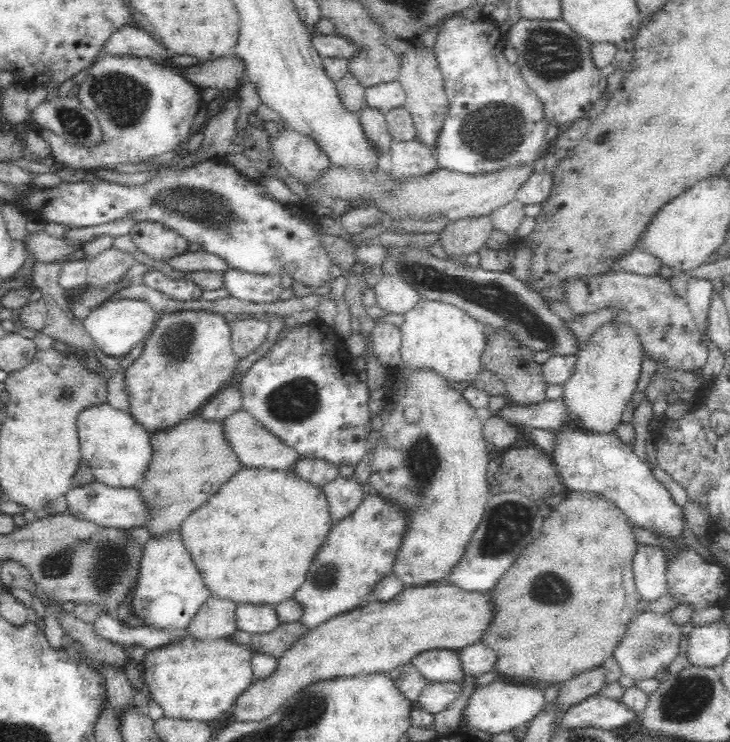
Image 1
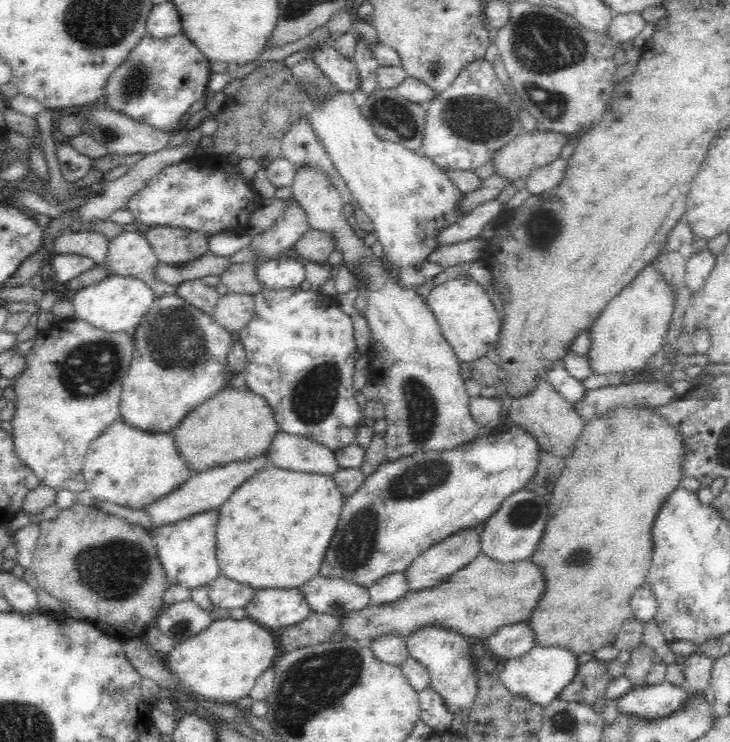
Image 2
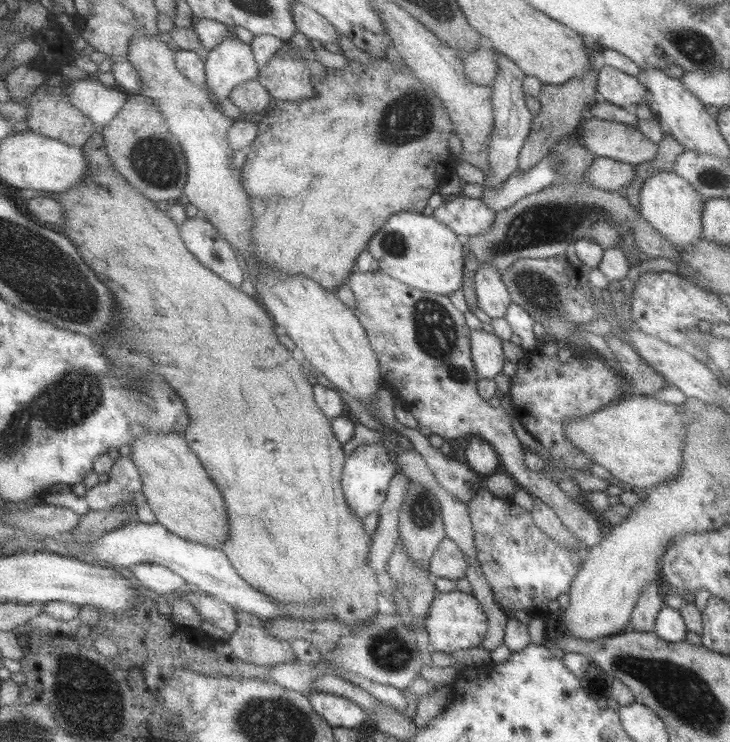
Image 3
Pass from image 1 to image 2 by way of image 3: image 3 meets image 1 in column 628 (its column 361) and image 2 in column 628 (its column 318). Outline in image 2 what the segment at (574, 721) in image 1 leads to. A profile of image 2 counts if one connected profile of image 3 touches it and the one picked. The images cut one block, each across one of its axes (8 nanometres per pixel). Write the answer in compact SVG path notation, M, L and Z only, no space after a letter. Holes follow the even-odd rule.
M667 680L658 684L633 686L624 696L613 701L618 712L636 713L644 720L652 720L674 714L686 708L690 694Z

